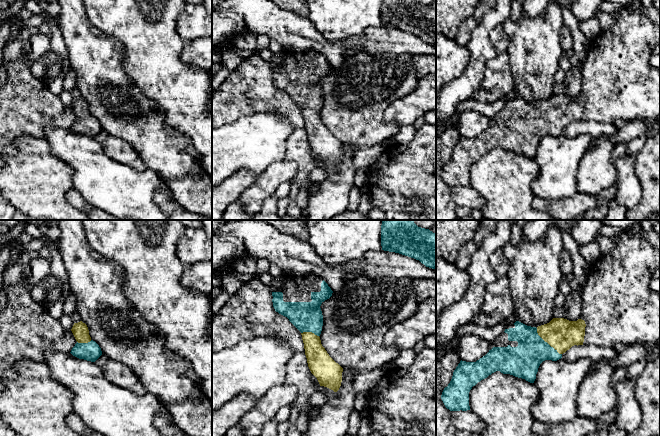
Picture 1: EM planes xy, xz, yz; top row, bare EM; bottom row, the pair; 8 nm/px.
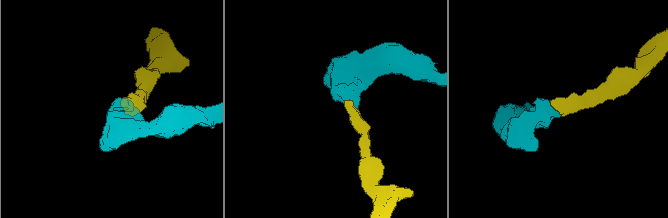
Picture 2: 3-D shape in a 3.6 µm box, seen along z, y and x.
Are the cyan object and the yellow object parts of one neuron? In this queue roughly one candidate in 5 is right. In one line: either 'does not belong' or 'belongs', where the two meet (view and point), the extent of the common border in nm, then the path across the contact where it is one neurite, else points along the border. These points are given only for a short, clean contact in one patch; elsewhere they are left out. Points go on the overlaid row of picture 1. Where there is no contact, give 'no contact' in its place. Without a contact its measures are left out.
belongs; meets cyan in yz at (546, 342); contact 300 nm long; runs through yz (523, 361), (541, 343), (546, 342), (561, 334)

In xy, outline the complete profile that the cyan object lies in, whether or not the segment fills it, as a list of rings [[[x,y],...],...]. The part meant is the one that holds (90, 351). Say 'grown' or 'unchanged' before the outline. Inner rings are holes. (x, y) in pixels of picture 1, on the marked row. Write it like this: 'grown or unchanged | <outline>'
grown | [[[82,321],[74,323],[71,331],[77,343],[70,353],[79,359],[95,362],[102,355],[102,351],[99,345],[91,339],[87,325]]]

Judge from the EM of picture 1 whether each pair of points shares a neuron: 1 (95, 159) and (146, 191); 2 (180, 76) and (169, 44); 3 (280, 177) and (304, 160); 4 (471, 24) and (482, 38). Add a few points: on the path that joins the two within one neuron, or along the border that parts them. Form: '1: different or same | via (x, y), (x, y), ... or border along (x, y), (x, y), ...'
1: same | via (108, 172), (127, 191), (133, 191)
2: same | via (172, 68), (169, 65), (169, 52)
3: different | border along (284, 159), (297, 166), (290, 181)
4: different | border along (479, 23), (465, 45)

